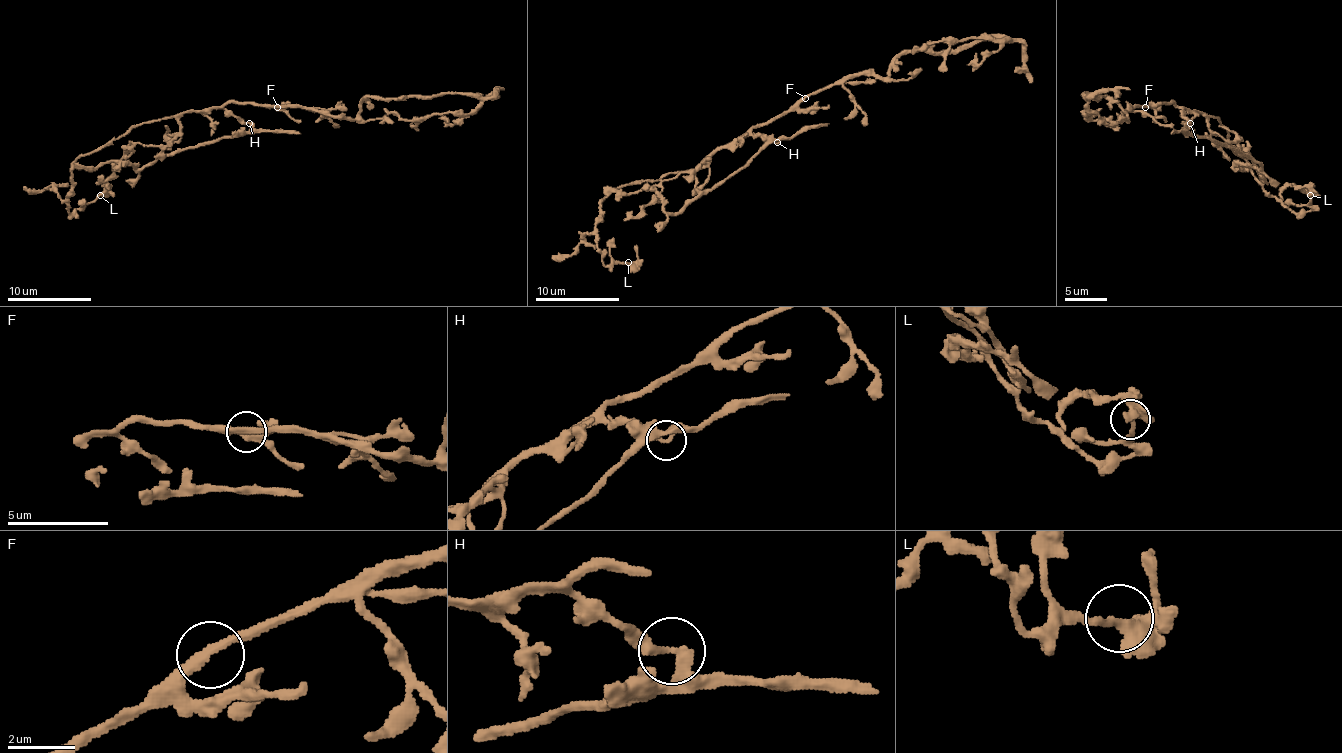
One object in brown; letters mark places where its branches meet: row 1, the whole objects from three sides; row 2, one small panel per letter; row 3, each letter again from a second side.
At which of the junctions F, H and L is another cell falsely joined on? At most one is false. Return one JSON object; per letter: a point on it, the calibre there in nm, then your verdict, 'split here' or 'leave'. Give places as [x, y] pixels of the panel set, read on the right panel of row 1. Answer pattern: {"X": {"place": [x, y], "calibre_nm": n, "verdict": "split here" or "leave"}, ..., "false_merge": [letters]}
{"F": {"place": [1145, 107], "calibre_nm": 280, "verdict": "leave"}, "H": {"place": [1190, 123], "calibre_nm": 300, "verdict": "split here"}, "L": {"place": [1310, 195], "calibre_nm": 300, "verdict": "leave"}, "false_merge": ["H"]}

